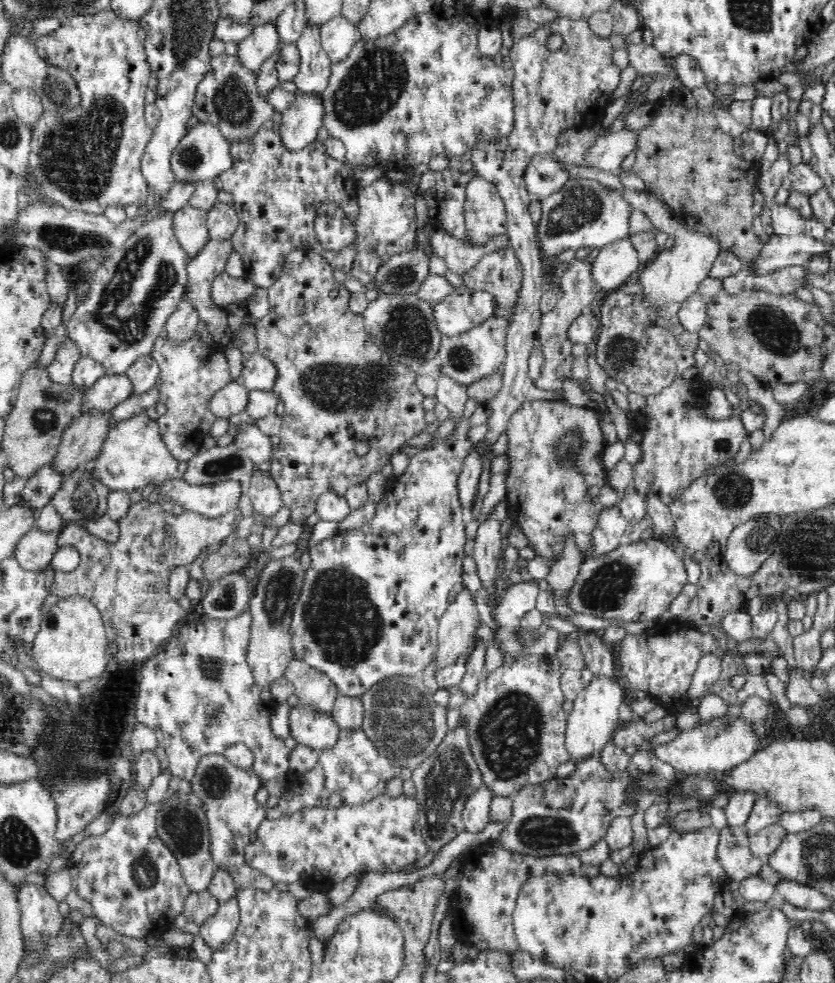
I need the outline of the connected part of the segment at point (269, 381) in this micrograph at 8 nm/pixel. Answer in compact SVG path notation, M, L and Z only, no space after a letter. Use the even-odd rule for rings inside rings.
M258 350L244 364L241 364L237 382L250 391L270 391L277 373L276 367Z

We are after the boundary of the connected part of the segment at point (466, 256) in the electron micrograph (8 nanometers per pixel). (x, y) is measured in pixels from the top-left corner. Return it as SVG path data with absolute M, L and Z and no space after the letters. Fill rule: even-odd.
M432 226L428 230L428 240L433 254L446 261L447 269L458 277L462 277L468 270L475 267L476 263L491 252L504 248L509 243L507 234L498 234L484 246L472 246L468 242L450 235L442 227Z

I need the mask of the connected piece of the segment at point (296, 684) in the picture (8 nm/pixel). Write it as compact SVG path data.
M293 658L285 668L284 677L301 704L330 714L339 692L327 674L312 668L303 660Z

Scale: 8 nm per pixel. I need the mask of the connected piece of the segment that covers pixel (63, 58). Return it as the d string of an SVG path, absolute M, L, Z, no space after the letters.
M109 9L94 15L63 18L59 30L34 42L41 60L66 70L80 93L76 108L59 115L43 109L31 128L30 166L48 200L56 207L102 213L116 205L142 207L148 200L149 186L141 173L144 150L152 134L152 127L145 120L144 98L152 76L145 54L145 34L139 22Z

